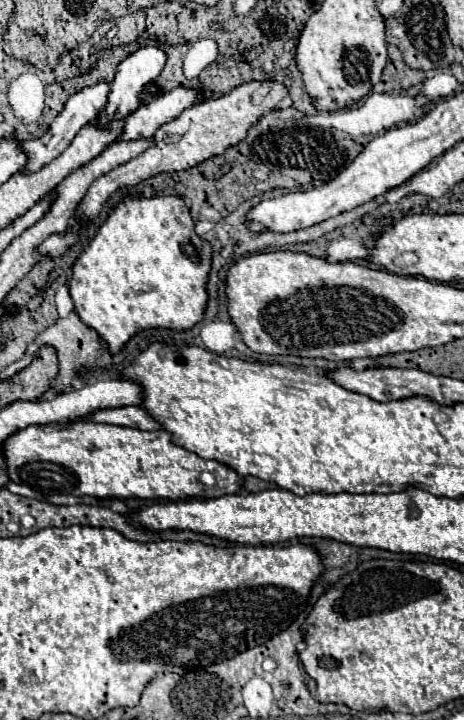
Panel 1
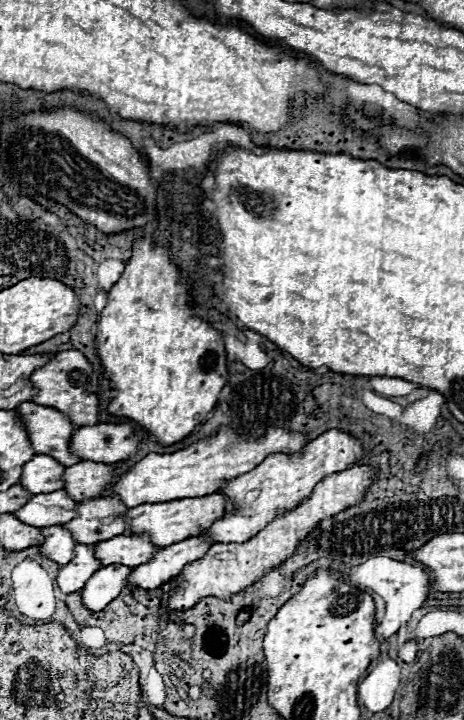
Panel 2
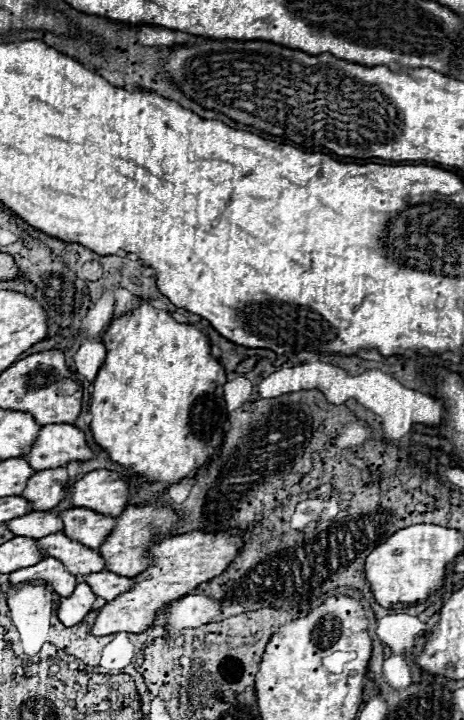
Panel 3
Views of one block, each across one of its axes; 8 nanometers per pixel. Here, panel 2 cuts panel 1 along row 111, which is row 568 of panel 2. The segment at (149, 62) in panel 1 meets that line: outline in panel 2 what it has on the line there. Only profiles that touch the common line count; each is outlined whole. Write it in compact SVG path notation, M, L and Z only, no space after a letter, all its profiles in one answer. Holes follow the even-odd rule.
M122 564L100 568L82 588L82 602L86 604L86 608L90 608L92 612L100 612L102 608L106 608L106 604L110 604L126 586L126 578L132 570L134 568Z

